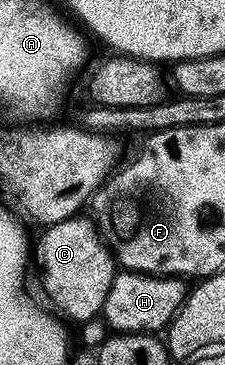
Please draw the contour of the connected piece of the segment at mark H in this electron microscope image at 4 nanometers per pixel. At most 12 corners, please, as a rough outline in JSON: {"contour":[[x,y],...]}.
{"contour":[[117,272],[103,320],[122,333],[163,330],[185,282]]}

